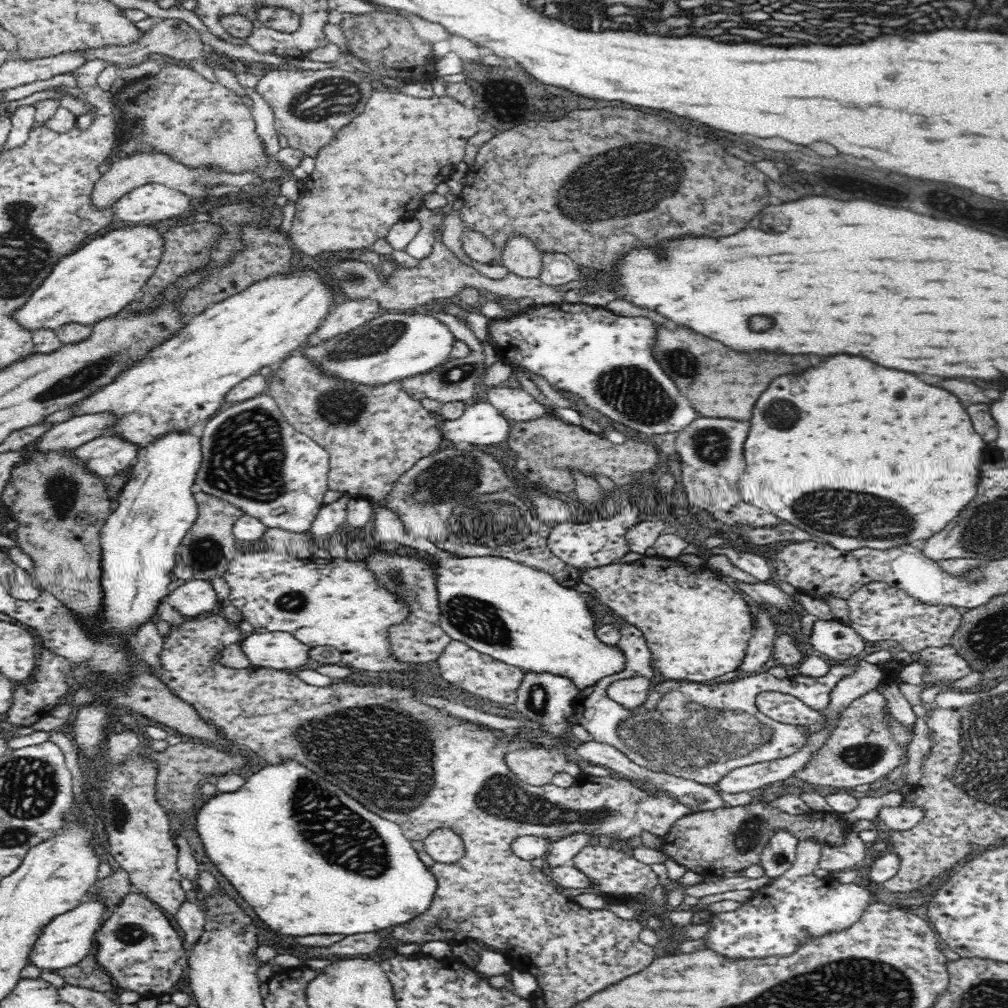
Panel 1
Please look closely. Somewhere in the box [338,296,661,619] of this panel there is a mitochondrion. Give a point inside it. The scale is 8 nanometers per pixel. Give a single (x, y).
(493, 522)

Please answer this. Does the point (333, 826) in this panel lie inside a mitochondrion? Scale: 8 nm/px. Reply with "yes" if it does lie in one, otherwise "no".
yes

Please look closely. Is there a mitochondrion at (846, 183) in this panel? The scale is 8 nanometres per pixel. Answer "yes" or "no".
no

